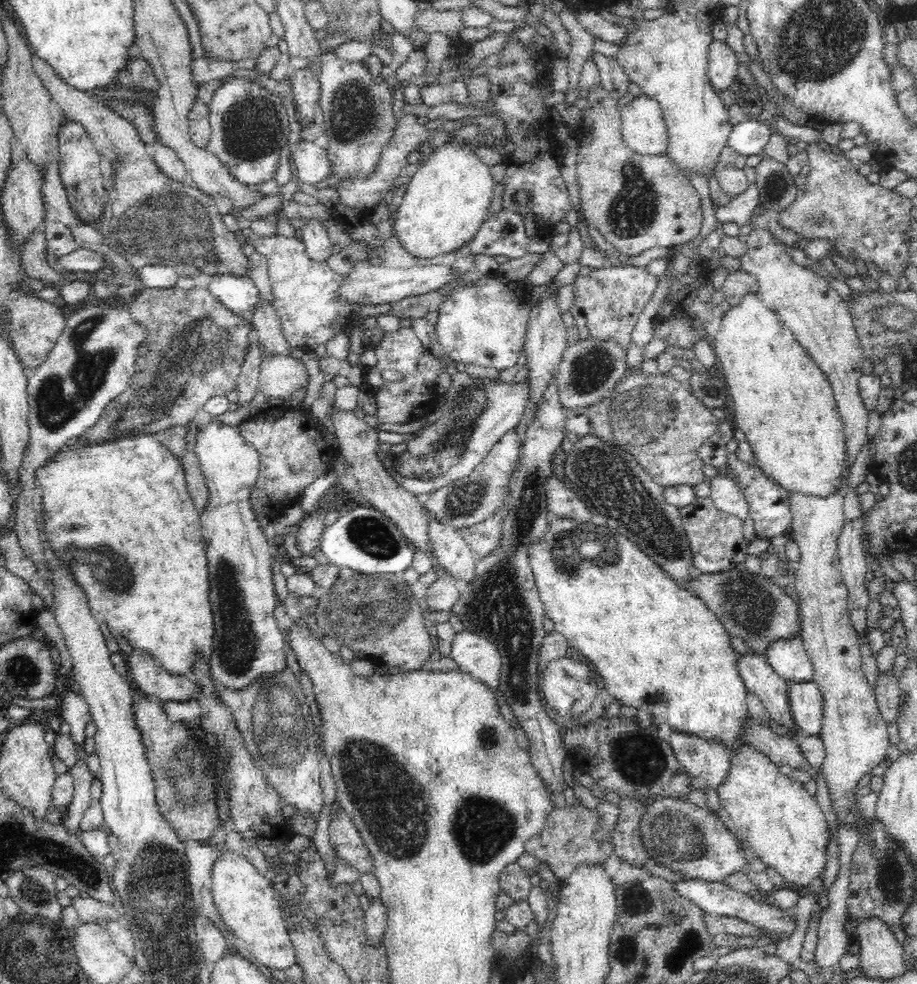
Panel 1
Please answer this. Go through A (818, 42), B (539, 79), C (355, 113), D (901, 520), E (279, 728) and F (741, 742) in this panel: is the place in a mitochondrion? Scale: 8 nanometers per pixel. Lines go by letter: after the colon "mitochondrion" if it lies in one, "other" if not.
A: mitochondrion
B: mitochondrion
C: mitochondrion
D: other
E: mitochondrion
F: other

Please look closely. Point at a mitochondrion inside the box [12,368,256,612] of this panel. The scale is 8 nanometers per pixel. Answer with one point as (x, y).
(114, 573)

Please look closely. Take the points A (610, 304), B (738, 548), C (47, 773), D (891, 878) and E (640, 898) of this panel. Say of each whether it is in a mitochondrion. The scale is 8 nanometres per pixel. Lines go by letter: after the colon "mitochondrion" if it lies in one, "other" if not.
A: other
B: other
C: other
D: mitochondrion
E: mitochondrion

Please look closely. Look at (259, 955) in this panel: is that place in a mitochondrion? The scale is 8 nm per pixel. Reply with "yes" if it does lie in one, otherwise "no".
no

